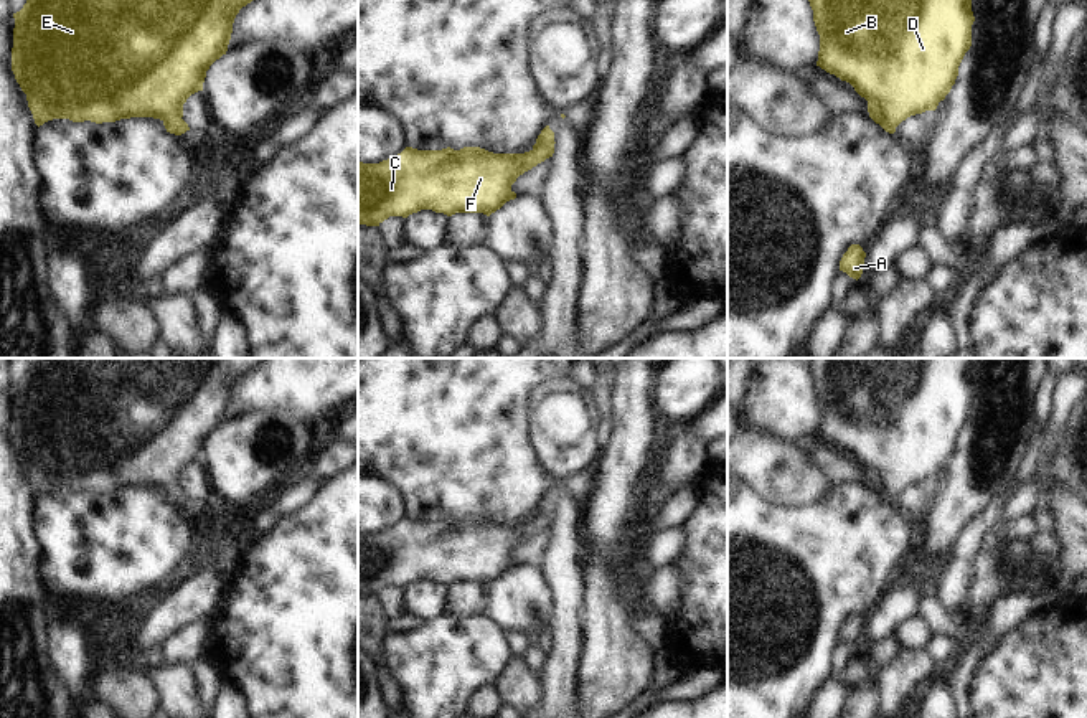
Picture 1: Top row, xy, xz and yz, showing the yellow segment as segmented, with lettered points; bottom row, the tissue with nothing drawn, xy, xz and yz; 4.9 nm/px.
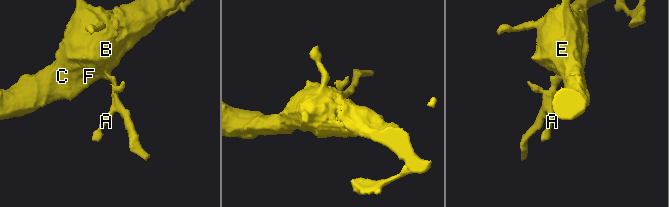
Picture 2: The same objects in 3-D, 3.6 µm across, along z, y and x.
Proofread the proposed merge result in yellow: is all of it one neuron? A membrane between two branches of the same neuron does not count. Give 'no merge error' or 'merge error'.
no merge error

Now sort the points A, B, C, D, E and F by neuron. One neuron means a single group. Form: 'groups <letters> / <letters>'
groups A B C D E F

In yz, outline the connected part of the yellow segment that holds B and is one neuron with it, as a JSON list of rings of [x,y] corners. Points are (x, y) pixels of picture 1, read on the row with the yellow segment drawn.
[[[808,0],[820,35],[816,66],[841,81],[868,101],[869,117],[886,132],[911,116],[935,111],[950,92],[958,76],[958,66],[972,46],[975,21],[972,0]]]

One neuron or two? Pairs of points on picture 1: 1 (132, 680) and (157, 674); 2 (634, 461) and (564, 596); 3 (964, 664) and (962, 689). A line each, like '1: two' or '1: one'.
1: two
2: two
3: one

